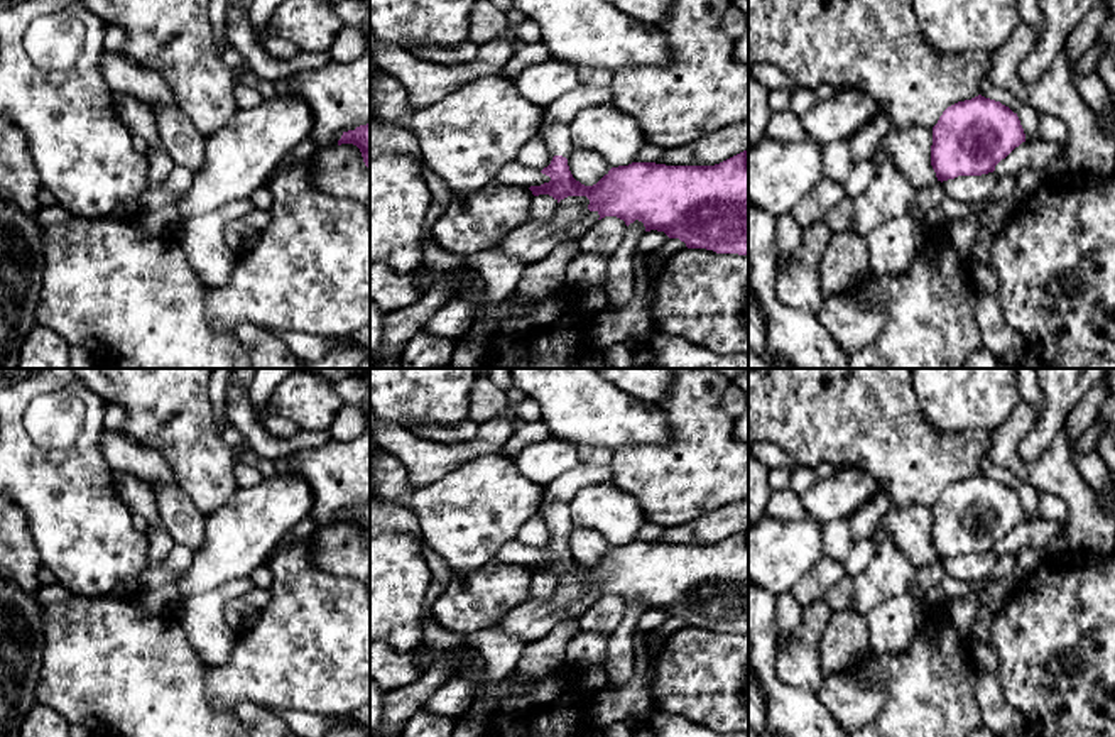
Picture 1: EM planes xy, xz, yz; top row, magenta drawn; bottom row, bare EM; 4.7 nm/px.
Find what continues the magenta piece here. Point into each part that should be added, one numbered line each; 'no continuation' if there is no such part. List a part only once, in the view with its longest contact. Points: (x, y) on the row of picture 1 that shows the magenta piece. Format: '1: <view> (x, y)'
1: xz (556, 136)

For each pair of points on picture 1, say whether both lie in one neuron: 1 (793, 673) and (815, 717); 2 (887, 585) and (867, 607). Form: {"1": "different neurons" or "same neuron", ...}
{"1": "different neurons", "2": "same neuron"}

